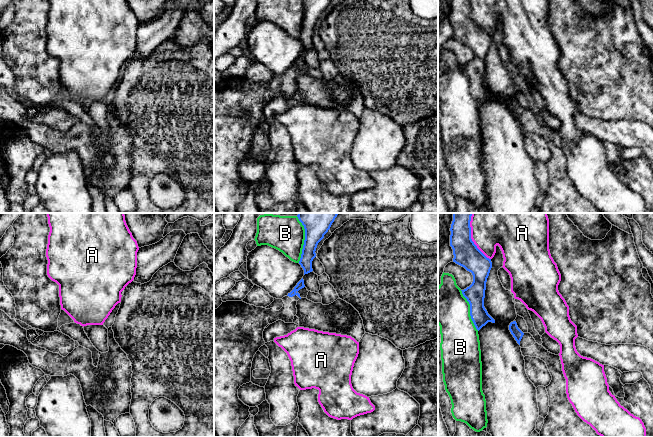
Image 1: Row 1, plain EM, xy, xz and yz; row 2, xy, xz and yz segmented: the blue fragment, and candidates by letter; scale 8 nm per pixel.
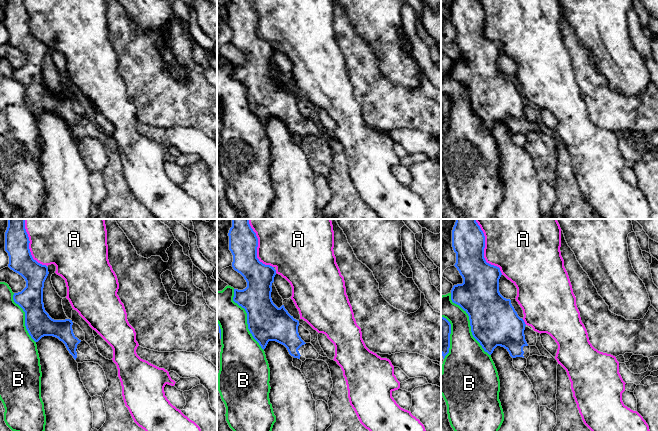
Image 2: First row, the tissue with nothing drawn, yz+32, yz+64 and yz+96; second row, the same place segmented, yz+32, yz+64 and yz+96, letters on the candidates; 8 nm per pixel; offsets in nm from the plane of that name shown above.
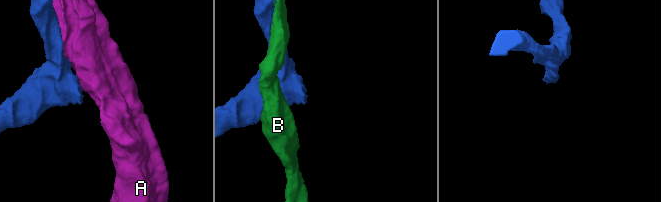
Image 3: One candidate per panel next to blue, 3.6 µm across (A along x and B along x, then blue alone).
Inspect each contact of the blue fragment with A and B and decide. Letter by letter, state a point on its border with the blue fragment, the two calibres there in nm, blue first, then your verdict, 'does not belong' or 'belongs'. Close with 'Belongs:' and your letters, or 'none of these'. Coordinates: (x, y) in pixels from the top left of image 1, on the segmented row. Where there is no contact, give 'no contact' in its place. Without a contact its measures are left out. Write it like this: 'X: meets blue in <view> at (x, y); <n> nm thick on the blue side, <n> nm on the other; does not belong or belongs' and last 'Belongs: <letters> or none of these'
A: meets blue in yz at (470, 237); 200 nm thick on the blue side, 400 nm on the other; does not belong
B: meets blue in xz at (305, 239); 280 nm thick on the blue side, 280 nm on the other; does not belong
Belongs: none of these

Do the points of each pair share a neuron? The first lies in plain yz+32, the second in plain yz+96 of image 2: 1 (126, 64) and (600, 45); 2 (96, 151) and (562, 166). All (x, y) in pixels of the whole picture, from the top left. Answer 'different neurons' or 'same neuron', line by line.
1: different neurons
2: different neurons

